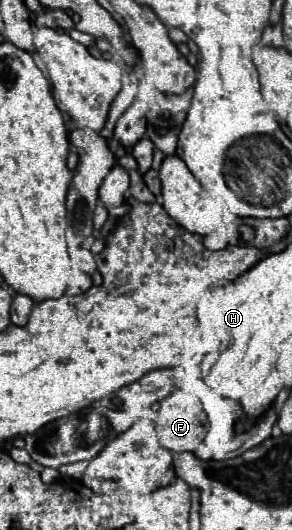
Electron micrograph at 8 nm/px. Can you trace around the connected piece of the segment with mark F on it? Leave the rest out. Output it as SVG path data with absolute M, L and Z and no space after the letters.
M175 391L169 397L165 397L159 405L159 417L157 417L157 437L161 445L173 453L195 453L201 455L205 435L209 431L209 417L201 405L201 401L185 391Z

